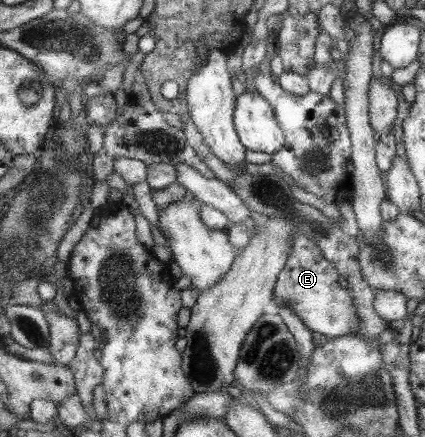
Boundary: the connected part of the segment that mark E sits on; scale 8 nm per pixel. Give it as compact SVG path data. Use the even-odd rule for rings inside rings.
M300 235L294 237L293 252L279 274L275 298L281 298L285 306L308 327L308 330L324 334L329 339L357 331L357 309L353 307L352 294L337 282L337 267L325 257L321 247L313 239Z

